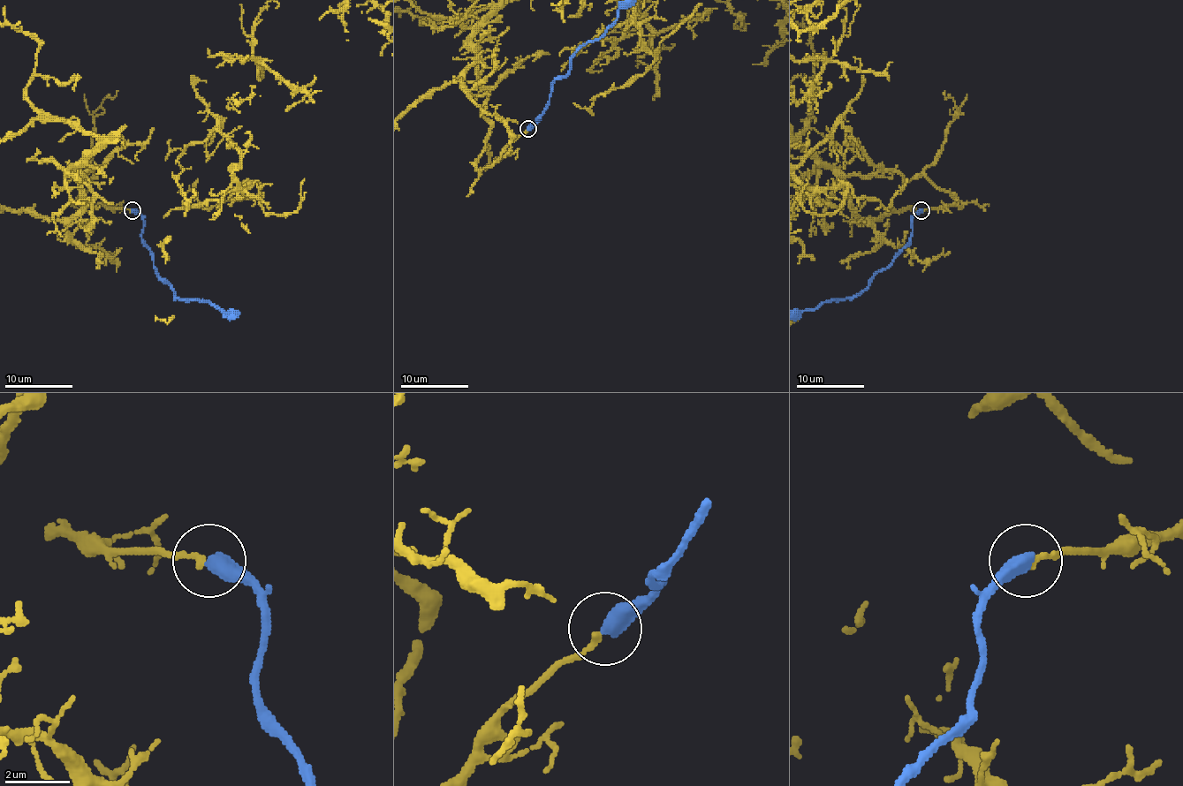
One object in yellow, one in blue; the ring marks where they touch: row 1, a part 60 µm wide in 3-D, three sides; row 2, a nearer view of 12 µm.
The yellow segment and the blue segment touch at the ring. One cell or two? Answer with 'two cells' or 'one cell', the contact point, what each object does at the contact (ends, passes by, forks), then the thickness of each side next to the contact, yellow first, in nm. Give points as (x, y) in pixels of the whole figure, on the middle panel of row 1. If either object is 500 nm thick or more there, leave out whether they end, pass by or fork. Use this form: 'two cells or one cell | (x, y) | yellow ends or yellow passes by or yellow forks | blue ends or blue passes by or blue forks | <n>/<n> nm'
two cells | (527, 129) | 180/500 nm

